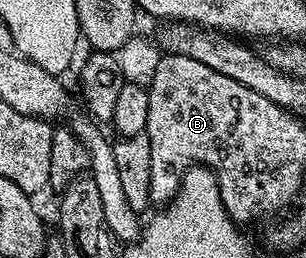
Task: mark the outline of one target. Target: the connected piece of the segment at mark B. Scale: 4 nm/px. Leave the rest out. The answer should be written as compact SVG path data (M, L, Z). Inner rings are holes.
M164 53L157 64L149 92L149 120L146 134L149 136L149 149L153 151L153 169L149 172L151 201L166 204L175 197L185 172L193 166L205 166L215 173L219 181L219 191L227 215L236 224L253 223L251 215L251 93L253 88L213 72L209 64L193 60L184 54Z

